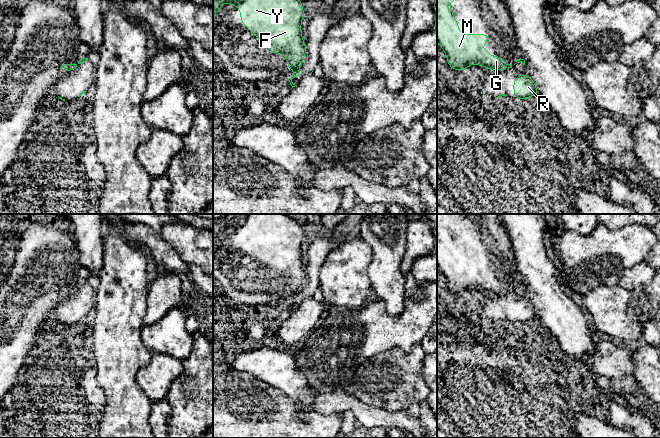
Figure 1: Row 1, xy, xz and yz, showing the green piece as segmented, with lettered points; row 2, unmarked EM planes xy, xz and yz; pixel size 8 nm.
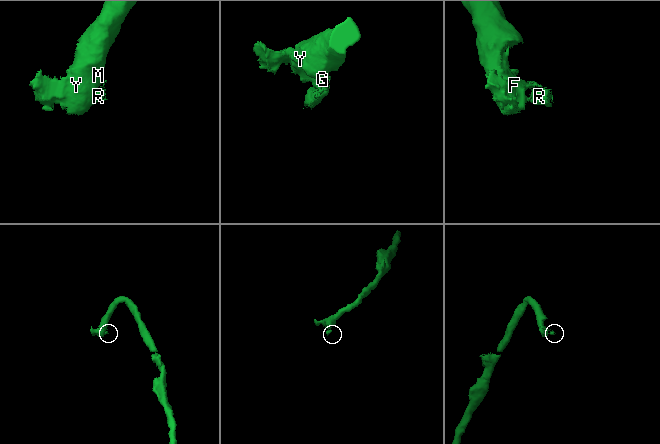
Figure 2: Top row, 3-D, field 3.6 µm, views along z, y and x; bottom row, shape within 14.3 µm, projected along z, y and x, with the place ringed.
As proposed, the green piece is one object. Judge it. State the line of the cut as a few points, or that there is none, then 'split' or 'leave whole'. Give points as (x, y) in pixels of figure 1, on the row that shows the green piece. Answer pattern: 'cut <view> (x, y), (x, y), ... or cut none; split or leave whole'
cut xz (298, 67), (294, 70); split

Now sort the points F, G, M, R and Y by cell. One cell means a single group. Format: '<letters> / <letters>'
F G M Y / R

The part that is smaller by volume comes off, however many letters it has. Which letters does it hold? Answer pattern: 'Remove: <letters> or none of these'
Remove: R

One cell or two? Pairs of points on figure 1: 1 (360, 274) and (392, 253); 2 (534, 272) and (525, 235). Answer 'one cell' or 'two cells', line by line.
1: two cells
2: one cell

